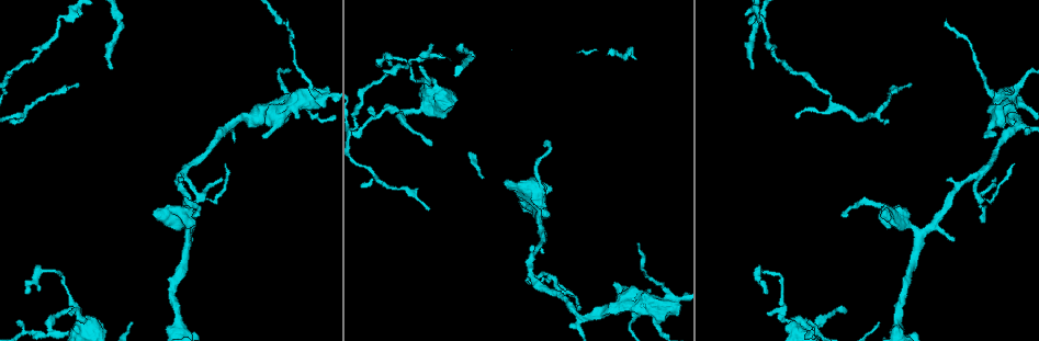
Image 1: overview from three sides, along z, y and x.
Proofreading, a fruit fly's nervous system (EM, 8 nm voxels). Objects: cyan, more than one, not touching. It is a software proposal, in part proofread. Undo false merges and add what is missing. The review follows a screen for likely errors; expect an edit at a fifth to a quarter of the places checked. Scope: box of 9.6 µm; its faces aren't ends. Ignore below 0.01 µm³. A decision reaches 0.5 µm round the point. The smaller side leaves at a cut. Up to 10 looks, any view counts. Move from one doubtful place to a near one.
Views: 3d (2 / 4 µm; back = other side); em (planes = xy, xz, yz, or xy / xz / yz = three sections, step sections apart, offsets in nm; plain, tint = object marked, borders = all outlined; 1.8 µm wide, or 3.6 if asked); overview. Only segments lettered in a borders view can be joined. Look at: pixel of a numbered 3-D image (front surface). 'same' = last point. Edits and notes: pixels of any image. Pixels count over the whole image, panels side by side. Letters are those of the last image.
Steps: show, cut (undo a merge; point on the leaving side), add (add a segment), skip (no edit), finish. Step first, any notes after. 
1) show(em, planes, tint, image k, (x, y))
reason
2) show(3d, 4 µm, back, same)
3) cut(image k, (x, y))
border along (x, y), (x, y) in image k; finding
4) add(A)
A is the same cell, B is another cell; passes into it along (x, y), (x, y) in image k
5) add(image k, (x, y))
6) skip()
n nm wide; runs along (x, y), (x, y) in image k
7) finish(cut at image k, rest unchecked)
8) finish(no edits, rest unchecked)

show(em, planes, borders, image 1, (111, 69))
branch stops here

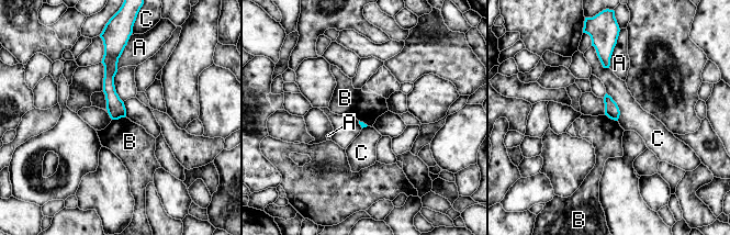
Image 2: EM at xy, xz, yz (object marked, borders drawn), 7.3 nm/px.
skip()
C touches over 240 nm; A, B and C are other cells; border along (125, 115), (112, 120) in image 2; no lettered segment goes on from it

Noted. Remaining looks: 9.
show(3d, 2 µm, image 1, (946, 24))
tapers out

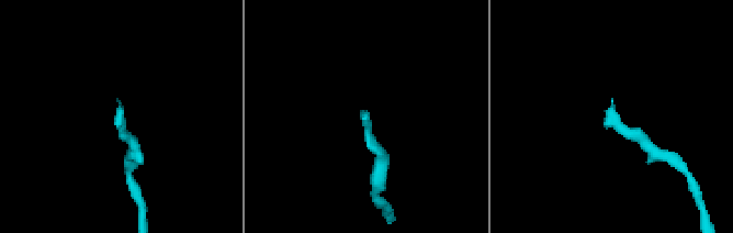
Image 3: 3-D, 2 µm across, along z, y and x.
show(em, yz, step 4, tint, image 3, (367, 113))
need the tissue

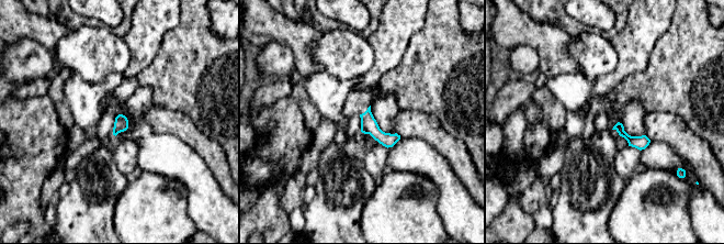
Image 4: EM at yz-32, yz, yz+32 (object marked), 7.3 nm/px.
show(em, planes, borders, same)

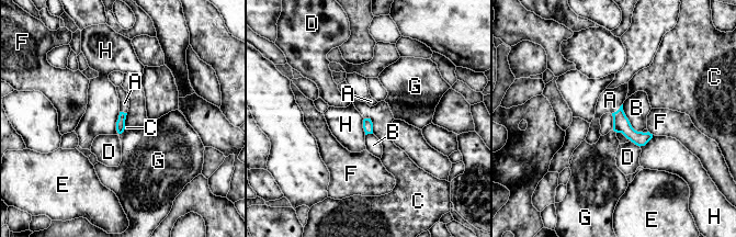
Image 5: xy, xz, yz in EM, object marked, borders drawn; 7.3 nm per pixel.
add(image 5, (610, 100))
60 nm wide; A is the same cell, B, C, D, E, F, G and H are other cells; passes into it along (621, 124), (618, 110), (610, 100) in image 5; it goes on there

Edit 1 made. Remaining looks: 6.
show(overview)

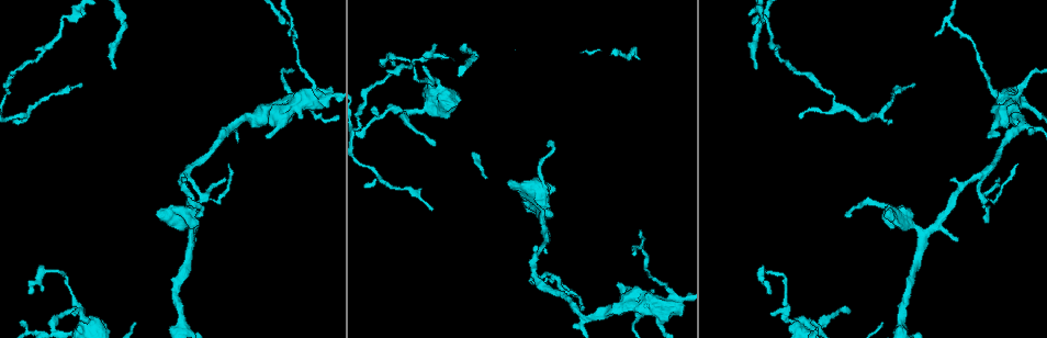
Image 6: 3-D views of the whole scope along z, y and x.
show(em, planes, plain, image 6, (306, 103))
thin arm on a thick one

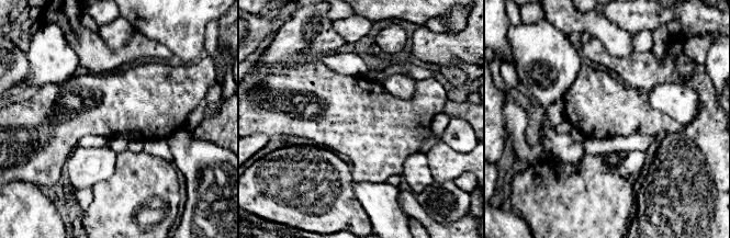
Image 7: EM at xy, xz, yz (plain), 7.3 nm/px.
show(em, planes, borders, same)

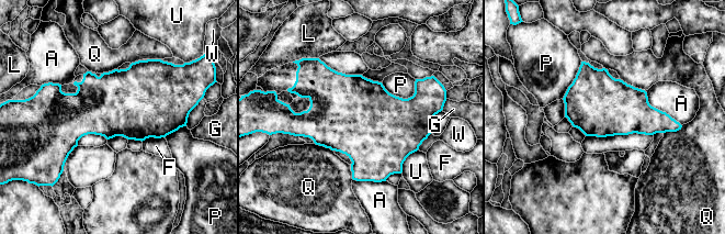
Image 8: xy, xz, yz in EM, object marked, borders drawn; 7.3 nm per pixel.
skip()
A touches over 380 nm; A, F, G, L, P, Q, U and W are other cells; border along (645, 91), (652, 106), (681, 125) in image 8; one cell here

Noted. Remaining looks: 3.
show(em, 3.6 µm, planes, tint, image 6, (900, 328))
three arms meet

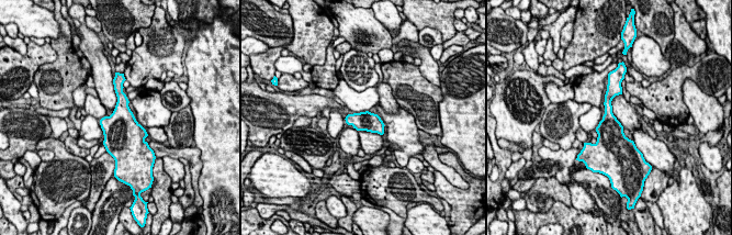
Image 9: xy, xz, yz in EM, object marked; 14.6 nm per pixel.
show(em, 3.6 µm, planes, borders, same)

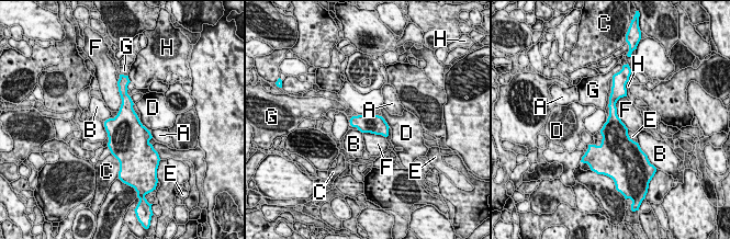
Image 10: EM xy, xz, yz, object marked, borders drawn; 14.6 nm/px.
skip()
A, B, C, D, E, F, G and H are other cells; border along (624, 95), (616, 114), (628, 128) in image 10; all the same cell

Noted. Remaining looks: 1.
finish(add at image 5, rest unchecked)

